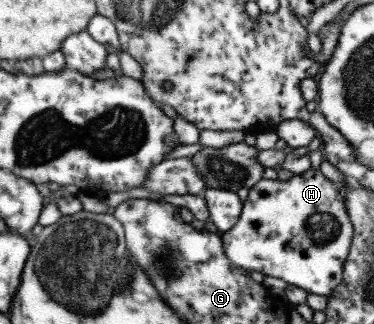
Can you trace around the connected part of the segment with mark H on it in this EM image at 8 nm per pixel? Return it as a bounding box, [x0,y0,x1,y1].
[220,167,352,296]

